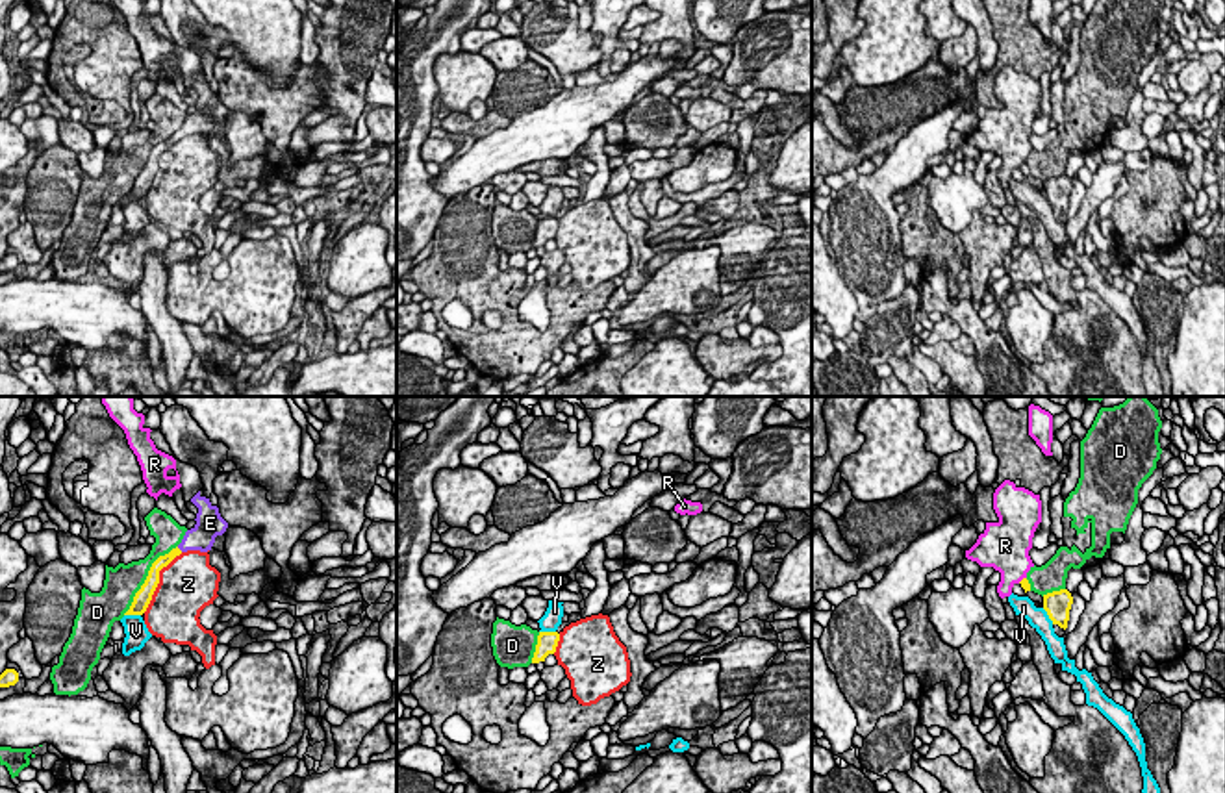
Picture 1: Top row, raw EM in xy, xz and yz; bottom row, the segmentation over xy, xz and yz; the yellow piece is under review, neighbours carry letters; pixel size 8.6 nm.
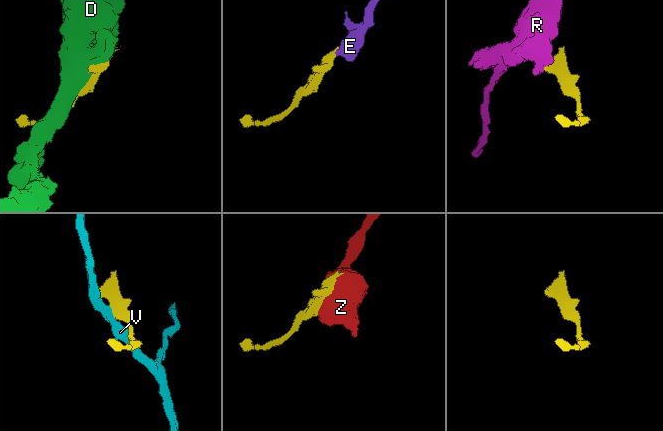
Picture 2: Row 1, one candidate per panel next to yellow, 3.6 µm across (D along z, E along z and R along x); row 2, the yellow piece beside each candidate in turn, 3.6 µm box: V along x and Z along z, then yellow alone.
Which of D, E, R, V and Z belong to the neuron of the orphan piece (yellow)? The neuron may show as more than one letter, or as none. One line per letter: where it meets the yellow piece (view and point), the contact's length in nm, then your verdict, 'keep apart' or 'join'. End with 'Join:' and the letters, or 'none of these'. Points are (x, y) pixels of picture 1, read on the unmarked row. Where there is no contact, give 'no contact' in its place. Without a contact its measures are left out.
D: xy (147, 162) | 750 nm | keep apart
E: xy (178, 134) | 70 nm | join
R: yz (1023, 163) | 100 nm | keep apart
V: xy (132, 199) | 140 nm | keep apart
Z: xy (158, 165) | 650 nm | keep apart
Join: E

